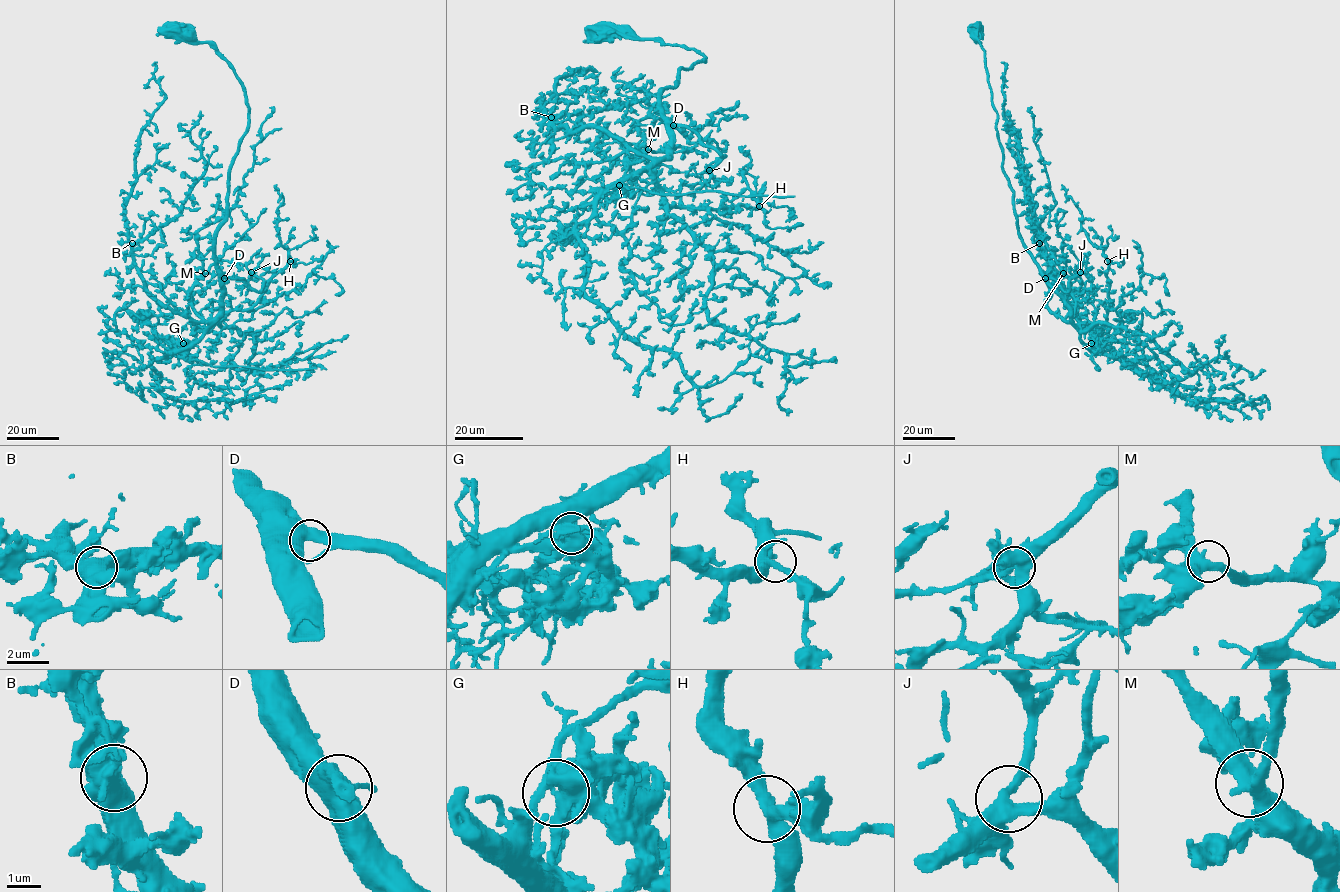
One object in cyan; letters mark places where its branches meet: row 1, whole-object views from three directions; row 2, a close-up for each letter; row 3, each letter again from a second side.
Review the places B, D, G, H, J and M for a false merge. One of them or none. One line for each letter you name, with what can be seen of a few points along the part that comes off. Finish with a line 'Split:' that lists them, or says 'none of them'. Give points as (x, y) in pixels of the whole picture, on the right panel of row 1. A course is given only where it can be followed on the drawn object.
G: course (1091, 343), (1094, 353), (1090, 357), (1098, 366), (1095, 368), (1099, 368)
Split: G

